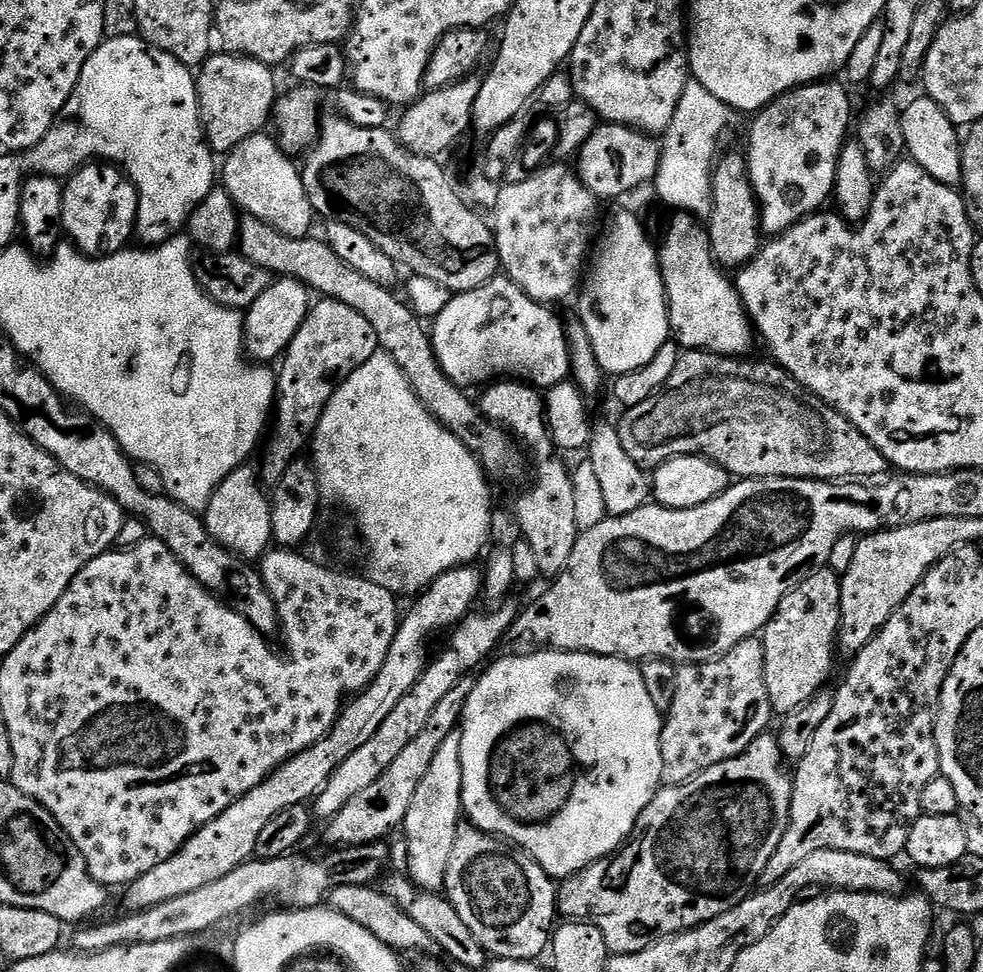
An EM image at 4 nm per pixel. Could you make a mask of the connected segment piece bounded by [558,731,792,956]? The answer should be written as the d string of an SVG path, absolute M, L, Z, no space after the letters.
M766 731L740 756L730 758L726 762L718 762L718 766L710 766L710 770L698 774L684 784L670 784L661 787L660 791L656 793L656 797L650 802L650 806L646 806L646 810L642 810L642 814L637 818L632 835L615 855L611 858L594 861L581 872L575 872L573 876L567 877L559 885L559 915L568 920L587 920L598 925L606 938L609 953L621 956L622 954L634 954L638 950L646 950L659 940L665 940L668 936L677 936L680 932L688 932L700 924L710 922L710 918L718 918L718 914L726 914L726 910L734 910L734 906L738 906L738 902L742 902L747 896L751 896L753 892L757 891L762 878L762 870L766 870L770 858L774 858L774 850L778 850L778 842L782 842L788 829L792 809L792 776L783 772L784 767L786 767L786 762L780 752L776 737L771 731Z

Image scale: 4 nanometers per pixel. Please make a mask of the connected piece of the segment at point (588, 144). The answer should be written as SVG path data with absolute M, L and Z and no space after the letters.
M601 123L586 138L574 160L574 167L586 190L590 190L601 202L616 200L643 184L651 185L656 179L660 165L662 144L655 135L640 131L639 128L628 128L624 124Z

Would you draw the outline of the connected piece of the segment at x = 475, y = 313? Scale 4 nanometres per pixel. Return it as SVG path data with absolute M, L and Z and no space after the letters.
M497 274L478 290L455 293L442 311L431 321L430 335L434 354L450 382L465 390L475 384L487 385L501 378L511 378L533 388L547 390L565 383L572 370L572 355L568 349L565 321L555 316L551 307L540 304L503 274Z

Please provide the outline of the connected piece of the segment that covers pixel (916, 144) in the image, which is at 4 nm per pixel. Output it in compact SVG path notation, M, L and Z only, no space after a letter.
M920 94L917 100L912 100L908 105L903 105L900 117L902 118L902 138L907 159L912 160L930 178L938 178L938 182L959 185L964 178L962 166L962 136L959 136L958 125L926 94Z

